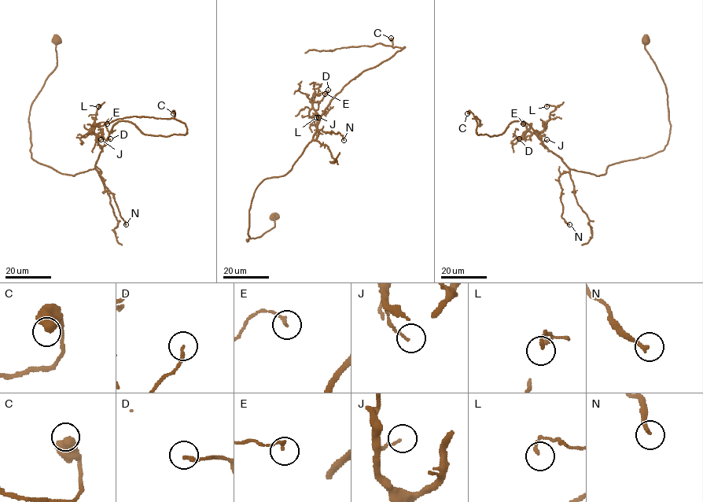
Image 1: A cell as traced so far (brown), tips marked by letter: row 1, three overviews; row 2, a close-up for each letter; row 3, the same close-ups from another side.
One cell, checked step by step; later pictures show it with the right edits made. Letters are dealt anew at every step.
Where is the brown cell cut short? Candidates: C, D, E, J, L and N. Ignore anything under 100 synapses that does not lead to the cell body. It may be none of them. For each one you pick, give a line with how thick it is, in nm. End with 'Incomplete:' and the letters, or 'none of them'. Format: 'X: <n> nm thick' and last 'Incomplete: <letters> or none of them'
Incomplete: none of them

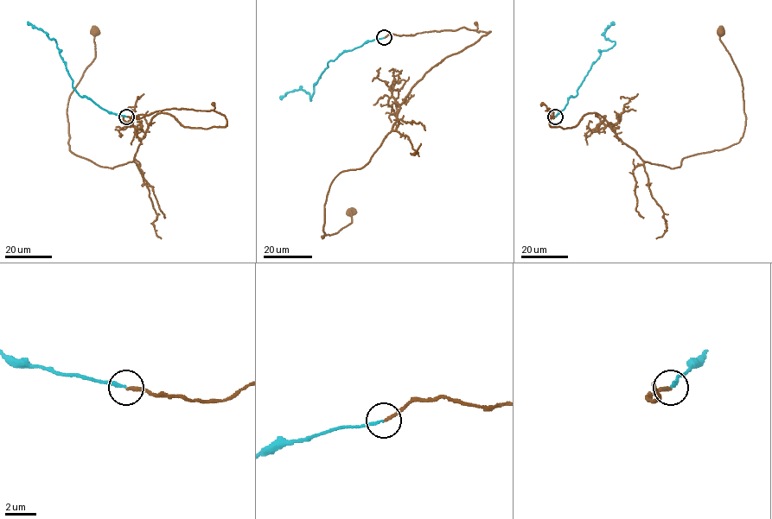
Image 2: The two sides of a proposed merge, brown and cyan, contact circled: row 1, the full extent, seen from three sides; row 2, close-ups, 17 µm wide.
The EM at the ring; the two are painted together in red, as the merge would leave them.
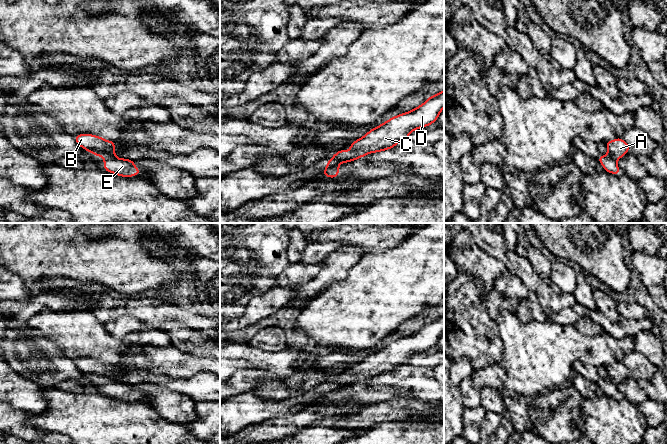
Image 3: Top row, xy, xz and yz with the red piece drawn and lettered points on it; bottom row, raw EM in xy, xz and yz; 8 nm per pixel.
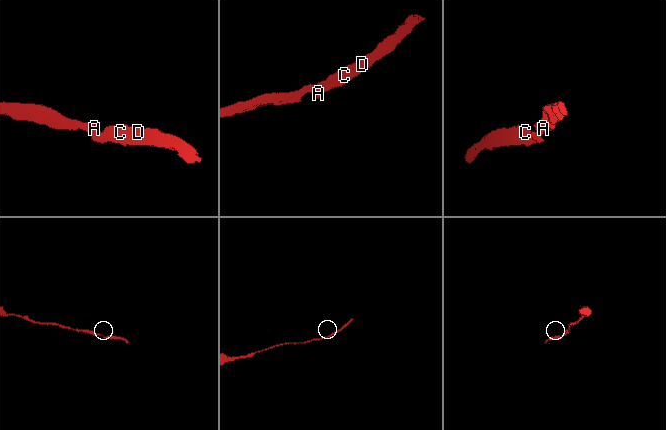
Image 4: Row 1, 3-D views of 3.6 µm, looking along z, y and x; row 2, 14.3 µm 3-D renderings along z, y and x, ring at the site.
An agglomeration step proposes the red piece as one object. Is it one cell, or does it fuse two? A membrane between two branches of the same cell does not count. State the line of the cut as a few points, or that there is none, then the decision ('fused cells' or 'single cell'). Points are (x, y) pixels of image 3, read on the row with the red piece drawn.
cut in xz along (327, 163), (337, 165); fused cells

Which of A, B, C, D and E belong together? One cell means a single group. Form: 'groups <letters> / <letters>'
groups A B / C D E

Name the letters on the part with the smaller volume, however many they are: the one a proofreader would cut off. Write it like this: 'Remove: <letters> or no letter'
Remove: C, D, E

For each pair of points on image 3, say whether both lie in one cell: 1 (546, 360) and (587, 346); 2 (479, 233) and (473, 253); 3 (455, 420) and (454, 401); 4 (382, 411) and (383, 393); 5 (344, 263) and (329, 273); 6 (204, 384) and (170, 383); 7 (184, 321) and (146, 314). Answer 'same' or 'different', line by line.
1: same
2: different
3: same
4: different
5: same
6: same
7: same

